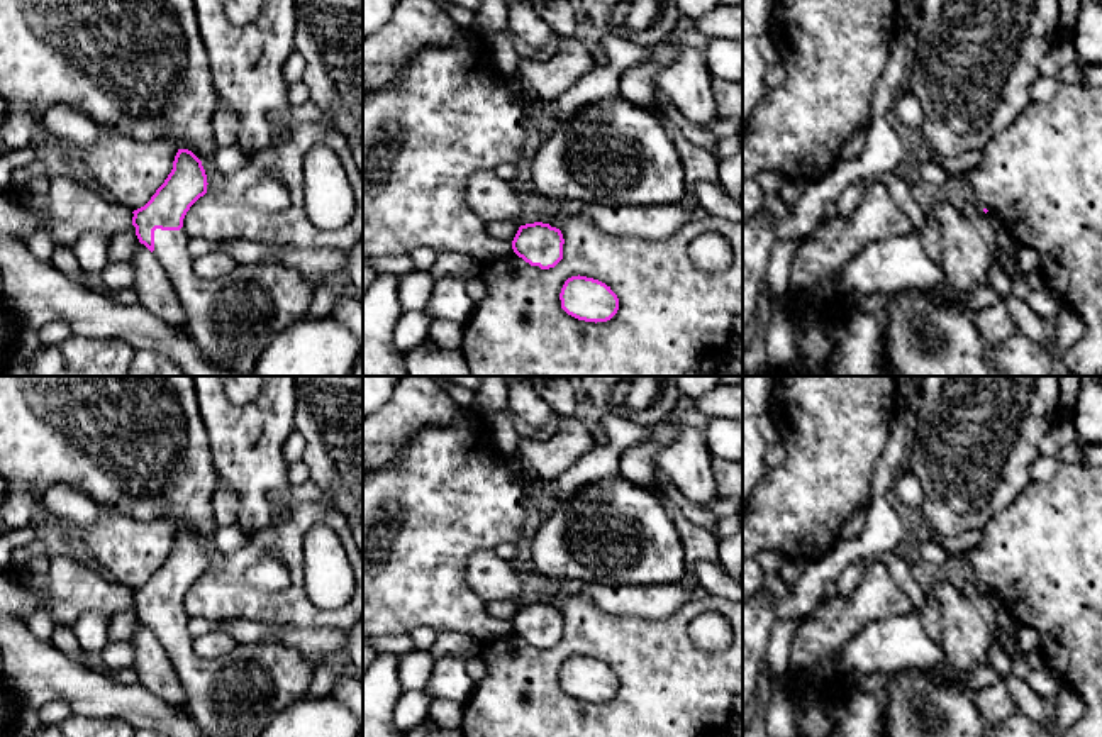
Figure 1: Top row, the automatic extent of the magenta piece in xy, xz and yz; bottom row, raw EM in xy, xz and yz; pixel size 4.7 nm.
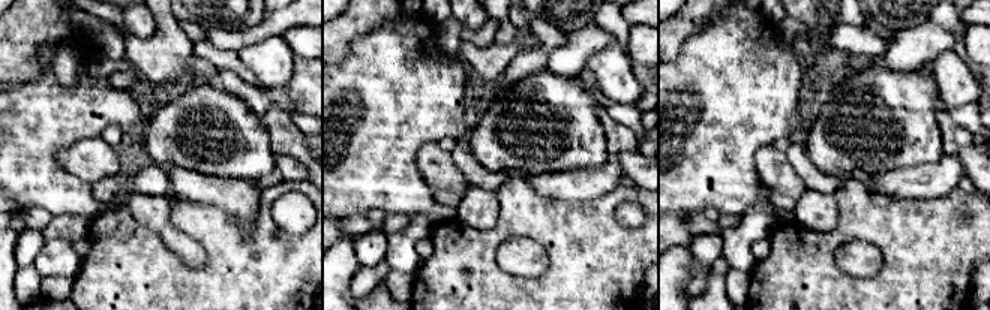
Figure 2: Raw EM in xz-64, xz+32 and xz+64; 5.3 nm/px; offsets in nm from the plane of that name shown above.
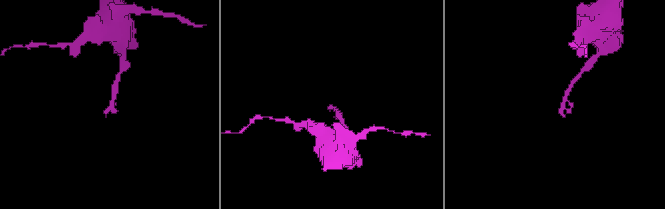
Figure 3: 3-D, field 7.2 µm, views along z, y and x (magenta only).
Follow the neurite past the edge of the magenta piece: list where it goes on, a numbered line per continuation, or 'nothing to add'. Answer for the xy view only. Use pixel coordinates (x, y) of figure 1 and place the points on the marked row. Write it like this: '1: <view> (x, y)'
1: xy (231, 321)

